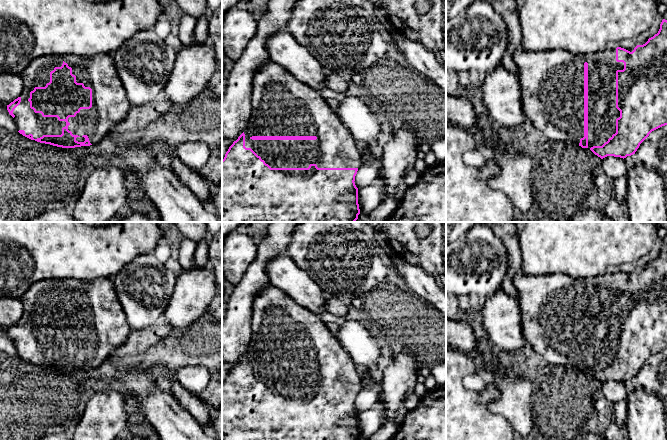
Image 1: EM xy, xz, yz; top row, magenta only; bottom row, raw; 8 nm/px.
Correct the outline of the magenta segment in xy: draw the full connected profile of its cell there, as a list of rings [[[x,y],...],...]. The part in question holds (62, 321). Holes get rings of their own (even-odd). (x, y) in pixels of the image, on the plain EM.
[[[111,277],[93,281],[77,279],[46,279],[34,283],[21,297],[24,312],[21,319],[7,329],[18,356],[40,367],[62,372],[90,370],[101,365],[114,351],[122,346],[132,328],[118,300]]]

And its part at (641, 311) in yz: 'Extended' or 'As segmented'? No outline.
Extended

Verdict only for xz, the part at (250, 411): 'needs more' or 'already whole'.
needs more

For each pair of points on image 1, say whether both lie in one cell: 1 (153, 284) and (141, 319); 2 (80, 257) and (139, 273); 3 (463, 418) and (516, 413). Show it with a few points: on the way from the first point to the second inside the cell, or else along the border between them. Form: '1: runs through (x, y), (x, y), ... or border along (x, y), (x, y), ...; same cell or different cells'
1: runs through (144, 293), (142, 310); same cell
2: border along (141, 254), (130, 260), (111, 277); different cells
3: border along (498, 391), (498, 397), (488, 408), (514, 429); different cells

